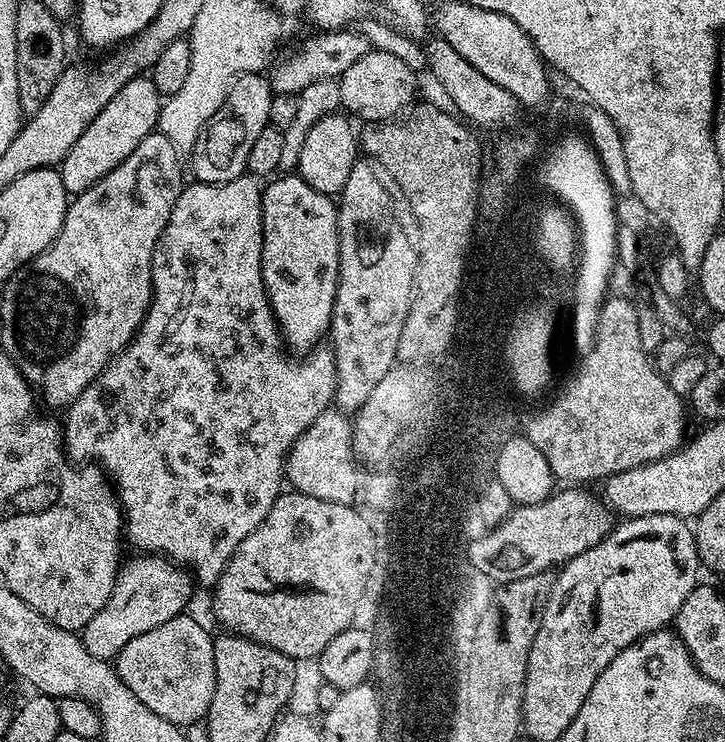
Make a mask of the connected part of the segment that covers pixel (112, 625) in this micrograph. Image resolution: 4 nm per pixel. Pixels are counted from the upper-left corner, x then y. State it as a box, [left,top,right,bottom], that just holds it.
[82,554,194,661]

